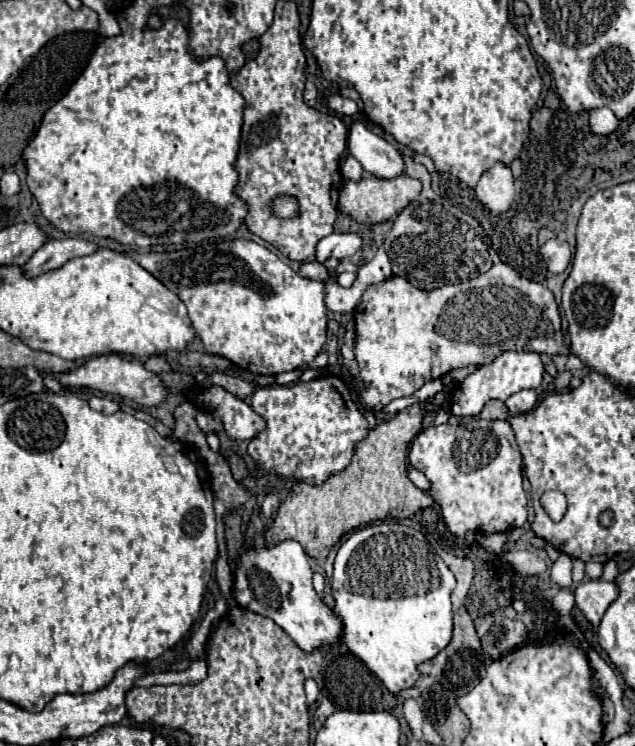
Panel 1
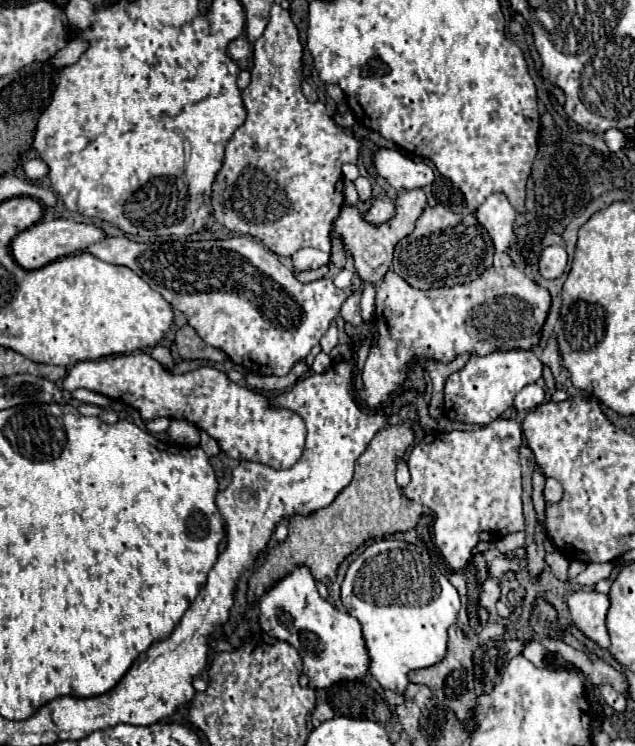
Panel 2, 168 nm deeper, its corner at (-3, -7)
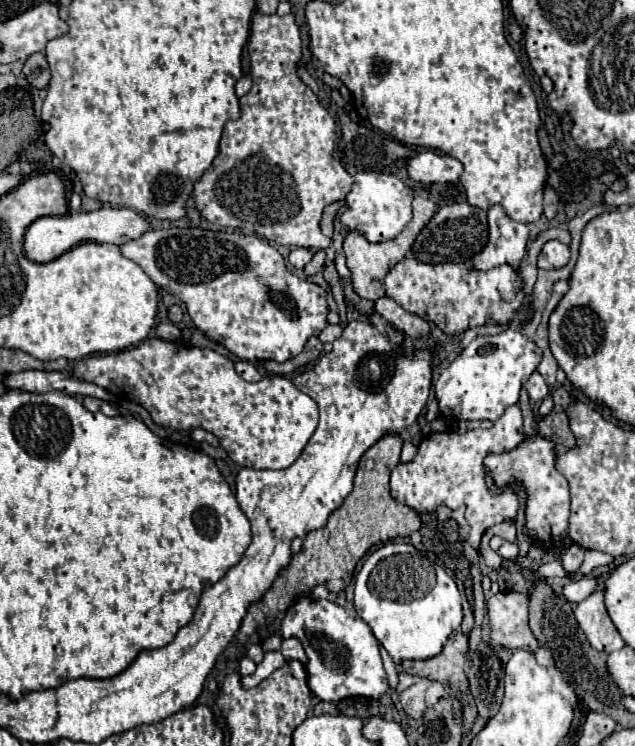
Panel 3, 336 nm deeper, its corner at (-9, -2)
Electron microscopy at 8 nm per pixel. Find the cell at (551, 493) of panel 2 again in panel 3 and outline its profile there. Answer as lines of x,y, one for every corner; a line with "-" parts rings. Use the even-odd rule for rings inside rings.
536,435
532,439
524,439
524,443
518,449
502,455
496,455
496,453
488,455
484,461
486,471
494,475
494,481
498,487
506,487
512,481
526,487
526,493
528,493
526,527
530,535
536,539
536,543
544,547
554,547
568,535
566,525
570,516
568,481
562,473
556,471
552,451
554,451
554,443

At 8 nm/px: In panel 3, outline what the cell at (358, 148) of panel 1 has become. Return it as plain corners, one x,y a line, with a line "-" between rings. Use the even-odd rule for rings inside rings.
422,151
408,161
408,177
416,183
456,183
462,173
462,163
454,157

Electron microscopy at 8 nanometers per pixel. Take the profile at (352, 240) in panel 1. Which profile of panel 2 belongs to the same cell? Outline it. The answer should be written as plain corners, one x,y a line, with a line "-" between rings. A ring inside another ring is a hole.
302,248
292,256
292,264
296,270
312,270
312,268
320,268
322,264
330,262
330,254
316,250
316,248

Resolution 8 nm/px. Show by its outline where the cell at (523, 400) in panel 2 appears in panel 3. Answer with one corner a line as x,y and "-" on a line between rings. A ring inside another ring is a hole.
538,371
524,383
524,389
526,389
530,401
542,401
548,395
548,385

